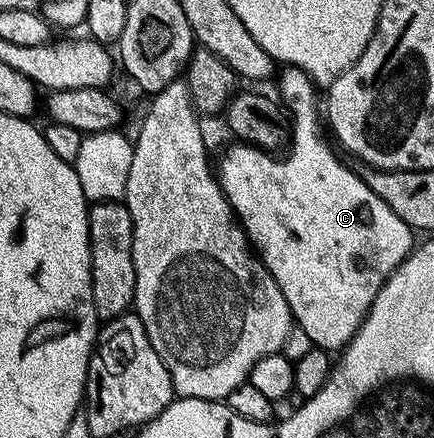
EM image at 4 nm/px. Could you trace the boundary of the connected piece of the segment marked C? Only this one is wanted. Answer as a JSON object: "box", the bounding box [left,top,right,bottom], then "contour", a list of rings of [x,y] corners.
{"box":[217,66,413,353],"contour":[[[288,66],[284,71],[287,72],[283,76],[281,76],[282,74],[278,76],[278,79],[280,78],[280,96],[278,95],[278,98],[281,100],[282,106],[289,112],[290,144],[286,148],[285,154],[282,157],[276,157],[272,152],[263,151],[259,147],[234,145],[235,147],[229,148],[220,157],[219,167],[217,163],[217,178],[219,188],[225,193],[227,200],[231,202],[231,207],[235,211],[236,220],[238,220],[243,230],[247,233],[247,238],[250,246],[253,248],[254,254],[261,260],[262,266],[267,268],[268,275],[272,275],[277,281],[277,285],[281,289],[281,293],[291,310],[292,320],[294,320],[299,329],[304,330],[308,334],[314,346],[321,347],[328,353],[335,353],[346,347],[354,335],[358,333],[359,327],[362,325],[364,319],[367,318],[367,314],[371,312],[371,306],[377,297],[377,293],[387,284],[387,278],[395,274],[395,270],[411,254],[413,250],[413,242],[411,243],[413,230],[401,217],[393,213],[393,209],[377,193],[373,193],[369,189],[369,185],[365,183],[359,173],[355,171],[351,172],[341,160],[335,159],[330,145],[323,140],[323,129],[325,133],[325,127],[321,122],[320,108],[319,111],[315,108],[315,87],[311,84],[313,82],[312,76],[305,74],[300,67]]]}

